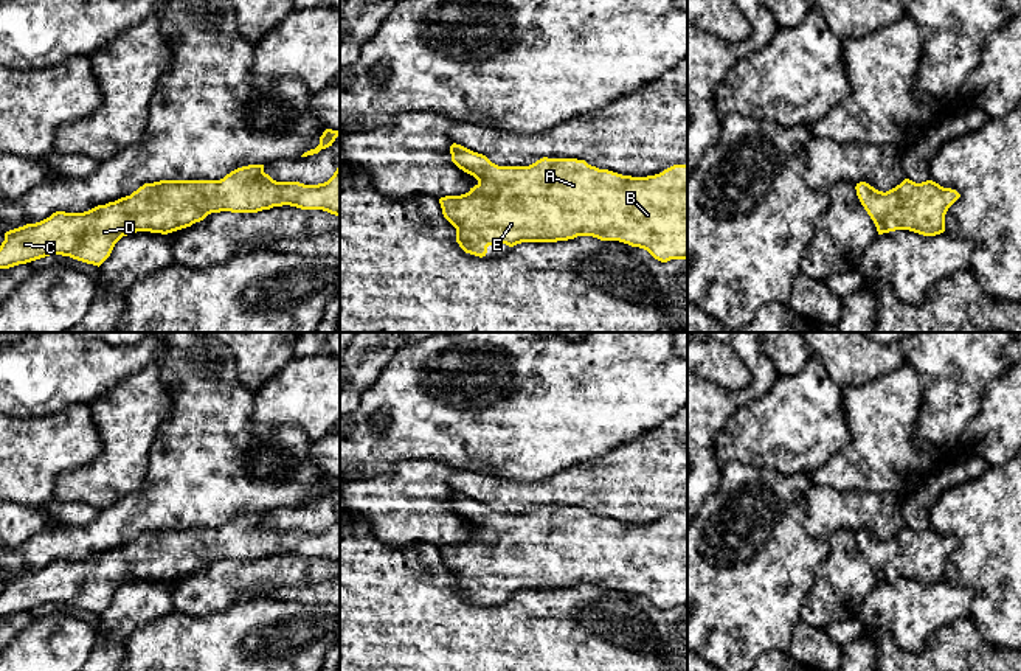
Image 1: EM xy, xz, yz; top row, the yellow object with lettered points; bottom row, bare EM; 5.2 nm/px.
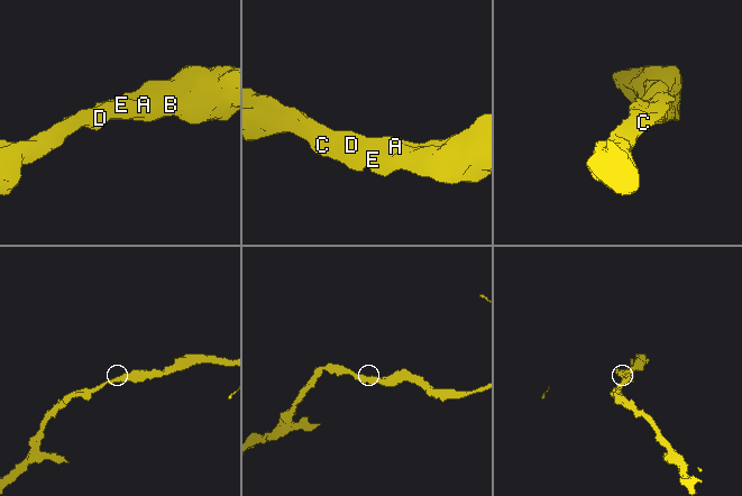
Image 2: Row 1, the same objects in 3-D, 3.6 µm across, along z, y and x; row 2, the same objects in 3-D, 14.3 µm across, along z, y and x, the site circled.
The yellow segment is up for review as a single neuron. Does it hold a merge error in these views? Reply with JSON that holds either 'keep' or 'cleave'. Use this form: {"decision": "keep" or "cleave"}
{"decision": "keep"}

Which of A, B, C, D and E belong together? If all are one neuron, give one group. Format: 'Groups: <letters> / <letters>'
Groups: A B C D E

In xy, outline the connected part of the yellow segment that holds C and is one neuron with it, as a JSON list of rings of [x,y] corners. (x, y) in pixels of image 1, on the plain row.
[[[340,511],[334,523],[318,533],[276,530],[264,520],[264,513],[237,516],[220,528],[144,531],[130,544],[88,559],[56,559],[40,570],[6,579],[0,593],[0,617],[50,603],[99,615],[115,592],[130,581],[168,582],[211,561],[258,561],[282,553],[340,564]]]

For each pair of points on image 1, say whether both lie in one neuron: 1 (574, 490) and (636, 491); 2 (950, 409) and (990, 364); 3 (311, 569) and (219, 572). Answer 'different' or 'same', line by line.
1: same
2: same
3: same

